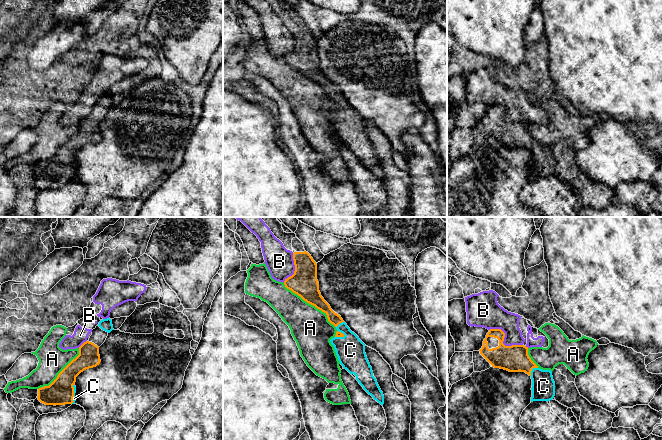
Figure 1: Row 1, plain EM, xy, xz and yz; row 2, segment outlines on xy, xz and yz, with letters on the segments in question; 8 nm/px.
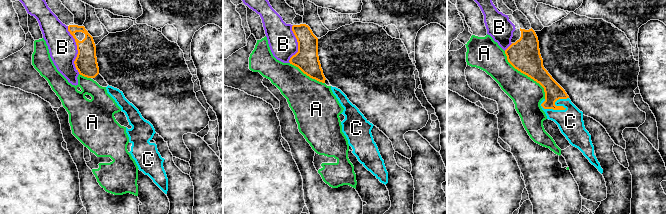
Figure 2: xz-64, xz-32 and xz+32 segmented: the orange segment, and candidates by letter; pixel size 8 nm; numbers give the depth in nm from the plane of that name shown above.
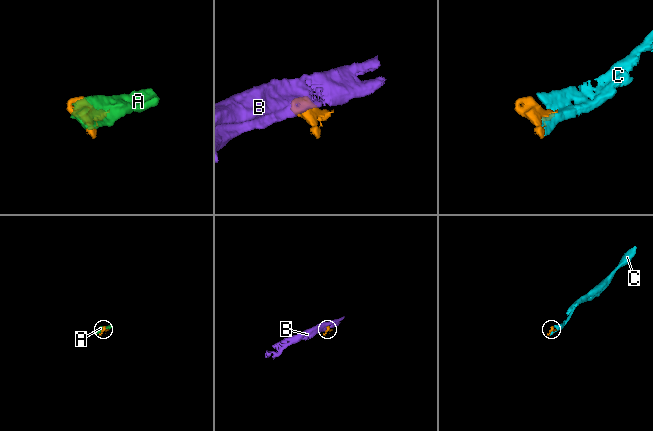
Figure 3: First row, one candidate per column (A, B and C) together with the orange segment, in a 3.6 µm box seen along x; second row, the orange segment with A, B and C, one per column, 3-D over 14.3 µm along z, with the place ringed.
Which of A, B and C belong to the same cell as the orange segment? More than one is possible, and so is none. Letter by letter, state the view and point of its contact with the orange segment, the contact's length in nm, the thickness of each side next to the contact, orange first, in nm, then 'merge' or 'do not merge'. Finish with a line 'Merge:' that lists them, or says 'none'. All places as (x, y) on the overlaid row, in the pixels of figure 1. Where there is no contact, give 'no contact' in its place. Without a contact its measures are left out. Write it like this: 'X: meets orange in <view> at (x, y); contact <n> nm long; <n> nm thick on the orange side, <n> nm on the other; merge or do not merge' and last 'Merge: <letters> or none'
A: meets orange in xz at (310, 303); contact 550 nm long; 220 nm thick on the orange side, 320 nm on the other; do not merge
B: meets orange in yz at (503, 340); contact 300 nm long; 220 nm thick on the orange side, 220 nm on the other; do not merge
C: meets orange in yz at (531, 370); contact 90 nm long; 220 nm thick on the orange side, 190 nm on the other; merge
Merge: C

